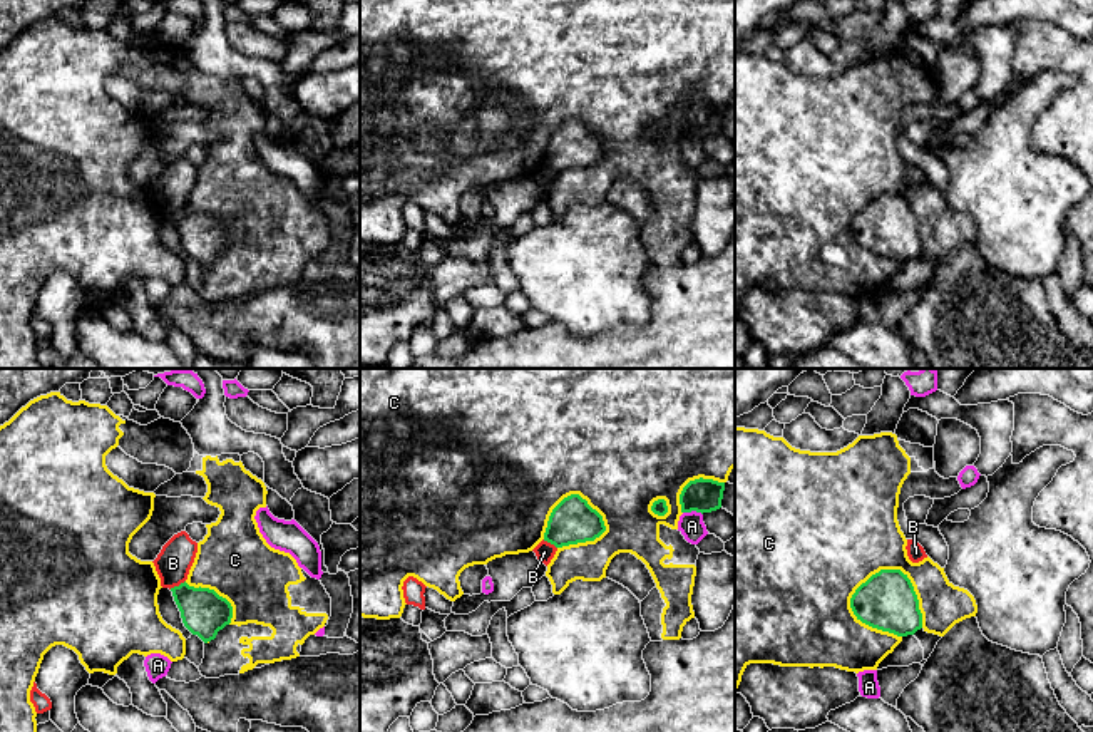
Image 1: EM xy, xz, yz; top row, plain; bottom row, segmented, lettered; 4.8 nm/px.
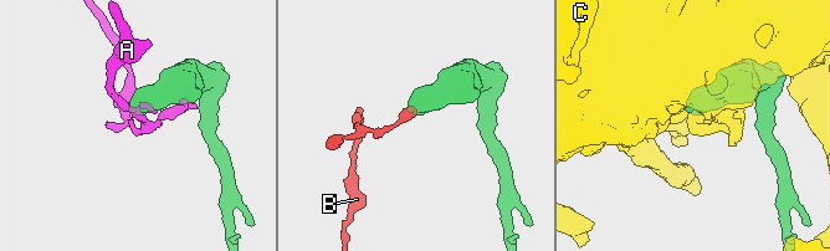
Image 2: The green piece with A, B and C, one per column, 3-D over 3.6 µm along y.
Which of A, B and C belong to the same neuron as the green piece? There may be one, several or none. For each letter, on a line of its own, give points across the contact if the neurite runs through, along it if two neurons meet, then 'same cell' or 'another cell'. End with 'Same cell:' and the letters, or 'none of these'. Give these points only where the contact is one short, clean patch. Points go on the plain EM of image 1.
A: another cell
B: along xy (184, 205), (169, 213) | another cell
C: another cell
Same cell: none of these

